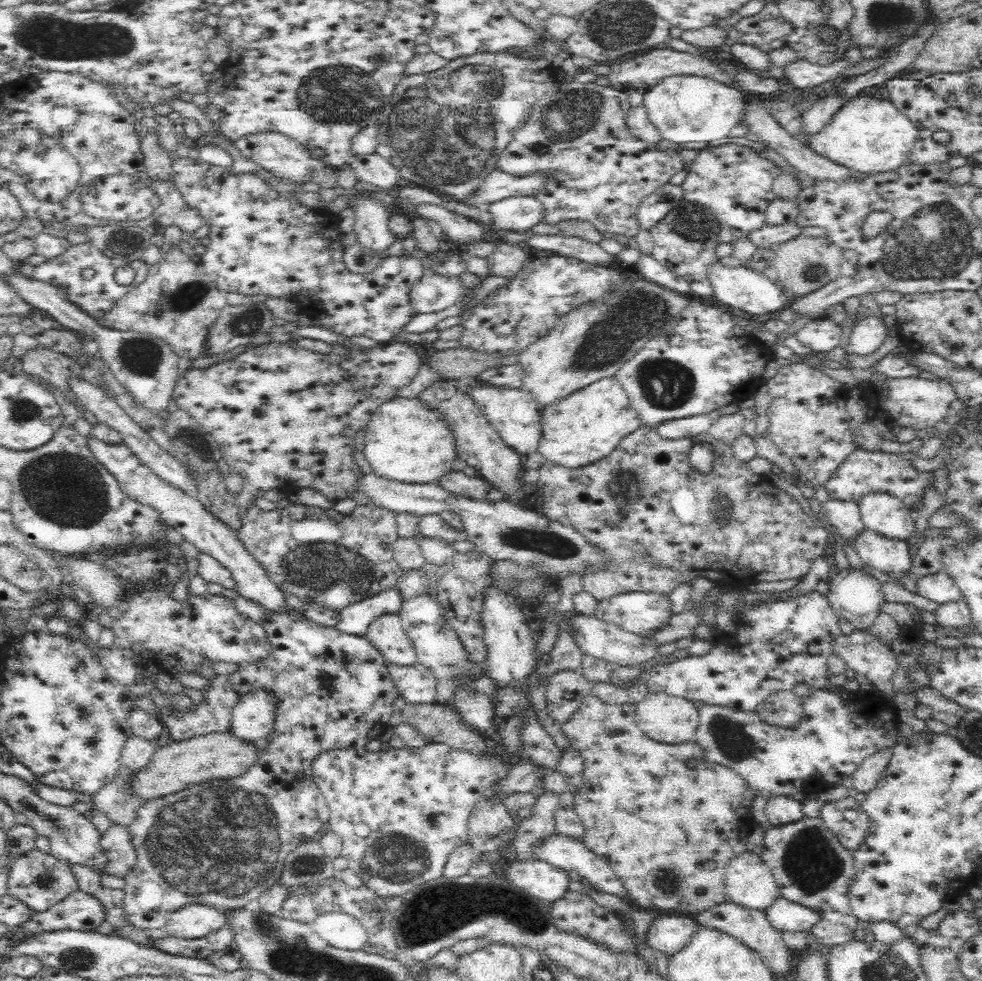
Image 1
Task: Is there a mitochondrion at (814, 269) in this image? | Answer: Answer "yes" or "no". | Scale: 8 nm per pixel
yes

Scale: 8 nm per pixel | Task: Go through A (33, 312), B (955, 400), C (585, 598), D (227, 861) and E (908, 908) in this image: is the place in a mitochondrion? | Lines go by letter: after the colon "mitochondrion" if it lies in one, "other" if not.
A: other
B: other
C: other
D: mitochondrion
E: other

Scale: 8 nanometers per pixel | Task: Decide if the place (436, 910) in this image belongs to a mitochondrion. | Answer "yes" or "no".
yes

